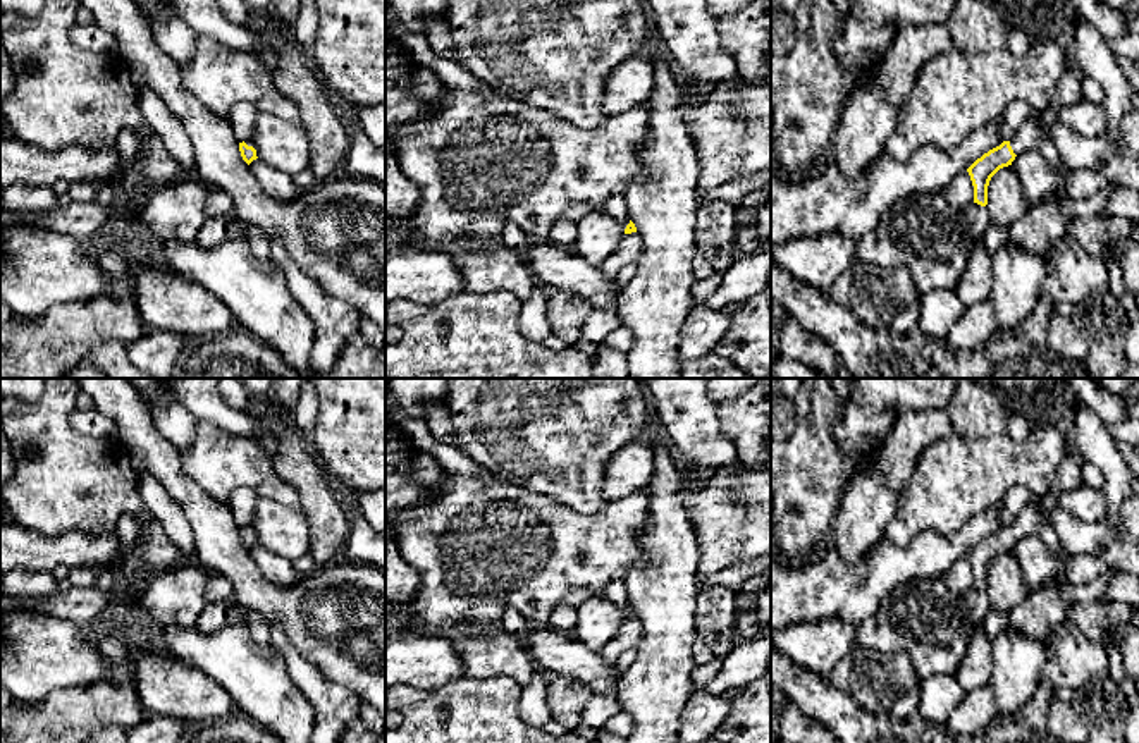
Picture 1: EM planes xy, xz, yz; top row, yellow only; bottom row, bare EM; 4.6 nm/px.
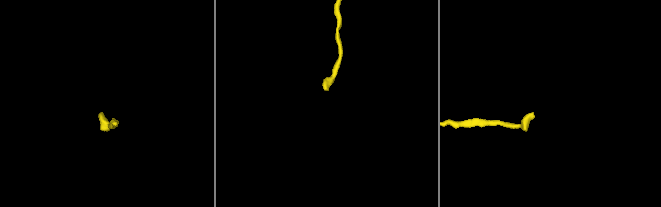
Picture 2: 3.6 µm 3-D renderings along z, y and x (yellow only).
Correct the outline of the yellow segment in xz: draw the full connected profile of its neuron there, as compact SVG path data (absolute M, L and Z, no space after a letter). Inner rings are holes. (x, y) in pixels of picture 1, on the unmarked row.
M630 605L630 609L625 614L625 621L619 626L614 638L600 648L604 662L614 667L619 654L630 648L637 648L638 643L642 642L642 636L643 636L642 623L637 617L635 609Z

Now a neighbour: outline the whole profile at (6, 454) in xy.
M0 430L0 511L5 511L2 488L5 487L12 475L14 475L14 456L7 437Z

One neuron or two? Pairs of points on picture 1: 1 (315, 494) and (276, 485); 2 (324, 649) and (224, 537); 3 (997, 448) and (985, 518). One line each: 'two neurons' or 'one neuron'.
1: two neurons
2: one neuron
3: two neurons

